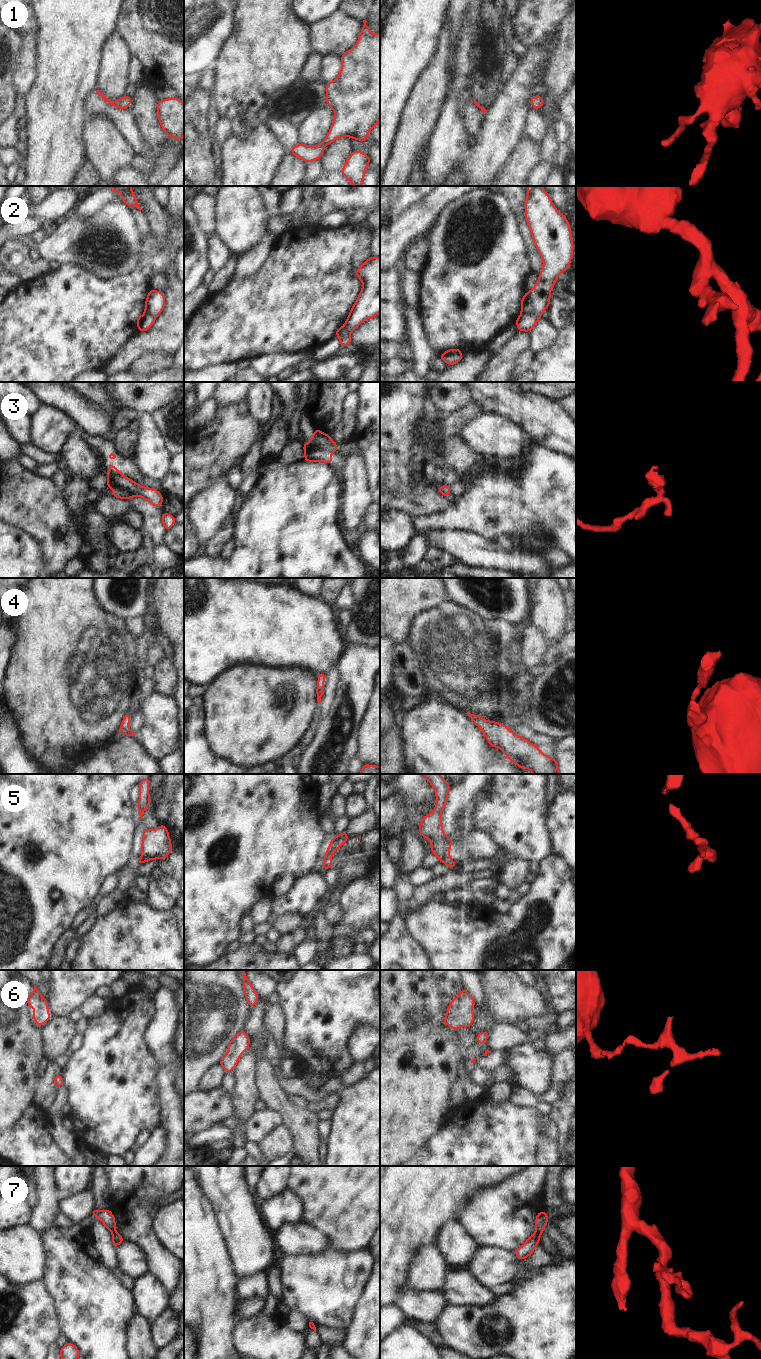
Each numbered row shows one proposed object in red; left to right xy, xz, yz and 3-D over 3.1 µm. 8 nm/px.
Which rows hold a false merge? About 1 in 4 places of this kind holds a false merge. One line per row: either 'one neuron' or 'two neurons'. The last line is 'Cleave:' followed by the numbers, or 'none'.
1: one neuron
2: two neurons
3: one neuron
4: one neuron
5: one neuron
6: one neuron
7: two neurons
Cleave: 2, 7

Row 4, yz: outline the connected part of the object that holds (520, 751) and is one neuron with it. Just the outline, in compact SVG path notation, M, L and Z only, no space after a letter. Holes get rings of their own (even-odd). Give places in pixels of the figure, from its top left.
M470 712L466 714L476 726L482 728L489 745L501 749L521 769L530 769L533 774L559 774L556 760L543 754L538 746L514 734L505 724L486 721Z

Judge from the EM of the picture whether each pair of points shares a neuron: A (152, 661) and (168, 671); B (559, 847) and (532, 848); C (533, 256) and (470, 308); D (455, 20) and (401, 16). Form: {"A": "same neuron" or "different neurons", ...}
{"A": "different neurons", "B": "different neurons", "C": "different neurons", "D": "different neurons"}

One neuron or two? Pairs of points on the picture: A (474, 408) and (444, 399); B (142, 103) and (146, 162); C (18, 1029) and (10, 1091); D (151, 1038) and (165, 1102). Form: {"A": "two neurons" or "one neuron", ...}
{"A": "two neurons", "B": "one neuron", "C": "one neuron", "D": "one neuron"}

